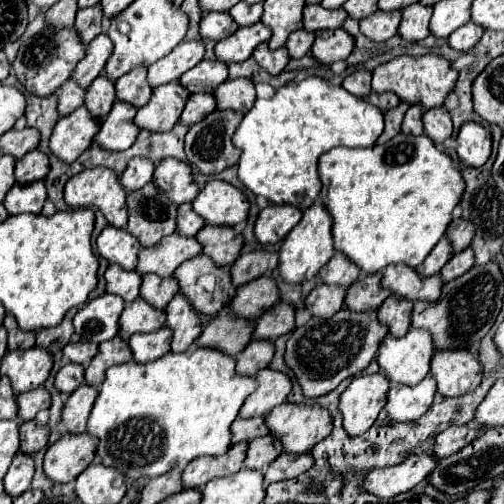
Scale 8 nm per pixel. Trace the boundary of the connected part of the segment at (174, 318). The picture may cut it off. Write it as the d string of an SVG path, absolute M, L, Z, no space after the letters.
M179 291L171 303L167 305L167 327L173 331L173 343L171 351L181 353L191 347L191 343L201 335L203 325L199 319L199 313L193 311L193 305L189 305L187 297Z

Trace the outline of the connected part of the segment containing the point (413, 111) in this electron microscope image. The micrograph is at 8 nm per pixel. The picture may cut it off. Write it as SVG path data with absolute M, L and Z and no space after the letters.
M411 105L405 119L403 119L403 125L401 125L401 131L405 135L421 135L423 133L423 107L421 105Z

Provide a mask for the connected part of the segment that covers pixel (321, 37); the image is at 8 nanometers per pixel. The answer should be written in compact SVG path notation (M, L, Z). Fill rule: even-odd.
M327 29L317 33L313 43L313 57L325 65L347 59L355 47L355 39L345 29Z

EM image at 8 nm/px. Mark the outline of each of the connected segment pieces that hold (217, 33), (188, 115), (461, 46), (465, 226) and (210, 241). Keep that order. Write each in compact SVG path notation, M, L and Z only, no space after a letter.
M209 11L203 15L201 19L201 35L203 39L213 39L213 41L221 41L229 35L233 35L237 31L237 23L233 21L233 17L229 17L229 13L221 13L221 11Z
M193 93L189 97L189 101L187 101L187 105L185 105L179 121L183 125L191 127L191 125L199 123L203 117L207 117L209 113L213 113L215 107L217 107L217 103L215 103L213 93Z
M469 21L465 25L461 25L451 37L449 37L449 45L457 51L463 51L467 53L469 49L473 49L477 45L477 41L483 37L483 29L481 25Z
M455 219L449 225L447 231L447 239L453 243L455 253L461 253L463 249L467 249L473 241L473 233L475 233L475 225L467 219Z
M205 225L197 233L197 239L203 245L203 253L221 267L233 265L243 247L243 235L227 225Z

